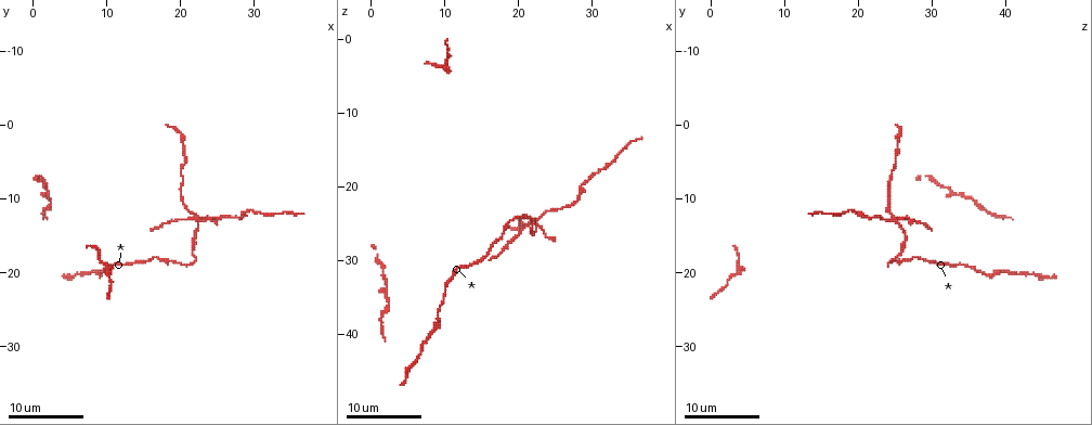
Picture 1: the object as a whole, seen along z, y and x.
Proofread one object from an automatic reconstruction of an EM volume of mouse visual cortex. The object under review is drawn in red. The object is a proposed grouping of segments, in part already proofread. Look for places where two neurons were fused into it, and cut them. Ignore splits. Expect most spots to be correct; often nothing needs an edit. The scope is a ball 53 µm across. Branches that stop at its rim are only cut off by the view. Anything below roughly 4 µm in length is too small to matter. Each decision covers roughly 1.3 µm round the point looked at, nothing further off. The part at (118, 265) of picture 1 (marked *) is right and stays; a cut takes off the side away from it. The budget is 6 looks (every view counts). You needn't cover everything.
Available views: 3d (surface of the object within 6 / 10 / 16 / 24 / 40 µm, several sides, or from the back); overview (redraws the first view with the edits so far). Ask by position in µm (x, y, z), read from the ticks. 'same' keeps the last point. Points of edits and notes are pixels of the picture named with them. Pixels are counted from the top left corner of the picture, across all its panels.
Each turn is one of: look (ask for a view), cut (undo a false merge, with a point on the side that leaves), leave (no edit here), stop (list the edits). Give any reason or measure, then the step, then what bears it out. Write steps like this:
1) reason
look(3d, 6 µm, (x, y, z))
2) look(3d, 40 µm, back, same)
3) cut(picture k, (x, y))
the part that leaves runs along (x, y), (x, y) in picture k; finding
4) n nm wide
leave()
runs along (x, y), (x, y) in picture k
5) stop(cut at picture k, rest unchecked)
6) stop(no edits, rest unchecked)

calibre changes
look(3d, 6 µm, (16.0, 18.5, 29.0))

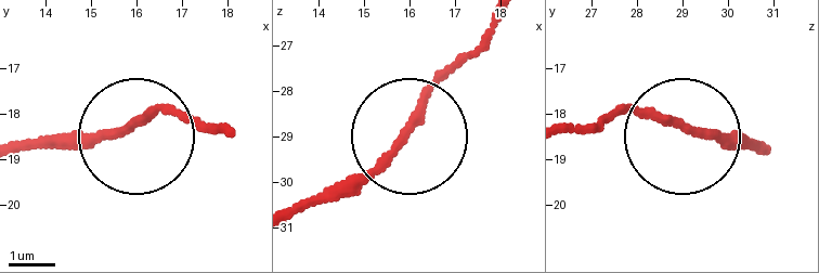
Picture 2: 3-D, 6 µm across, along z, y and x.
leave()
runs along (20, 148), (89, 144), (171, 109), (213, 121) in picture 2; one neuron here

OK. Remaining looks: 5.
four or more arms meet
look(3d, 10 µm, (22.0, 12.5, 25.0))

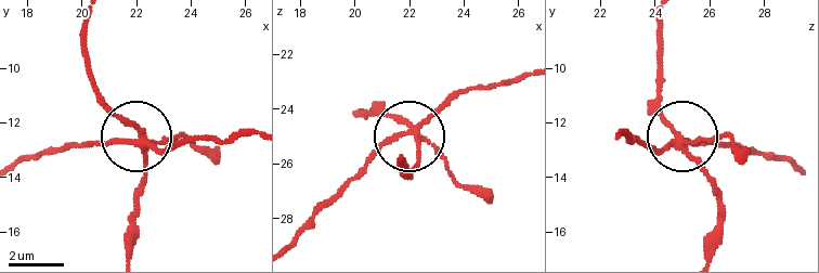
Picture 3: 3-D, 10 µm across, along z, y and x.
look(3d, 6 µm, (22.2, 12.6, 24.7))

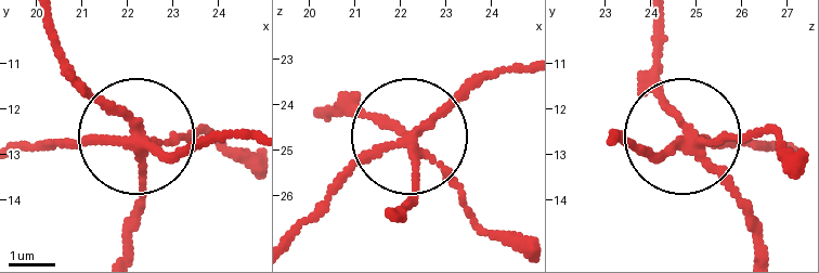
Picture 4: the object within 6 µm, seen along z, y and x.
side arm 16 µm; 5 arms
cut(picture 4, (189, 137))
two neurons meet here

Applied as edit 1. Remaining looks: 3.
sudden change in width
look(3d, 10 µm, (22.0, 17.5, 26.0))

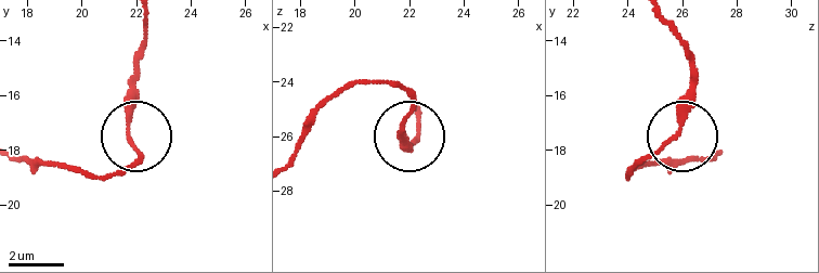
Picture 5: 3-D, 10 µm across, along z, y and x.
look(3d, 6 µm, (21.6, 17.0, 26.0))

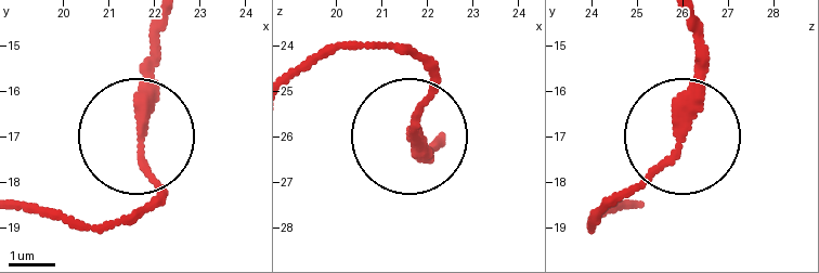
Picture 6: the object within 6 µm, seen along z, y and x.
leave()
runs along (21, 202), (79, 224), (150, 202), (138, 96), (150, 18) in picture 6; one neuron here

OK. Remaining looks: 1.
stop(cut at picture 4, rest unchecked)

